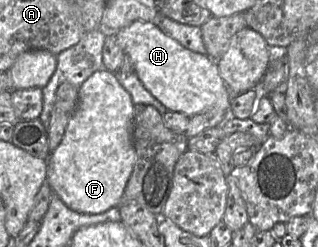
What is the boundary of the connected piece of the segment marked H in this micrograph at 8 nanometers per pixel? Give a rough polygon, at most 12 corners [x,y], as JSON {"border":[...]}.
{"border":[[134,21],[116,34],[145,88],[188,117],[229,111],[217,63]]}

